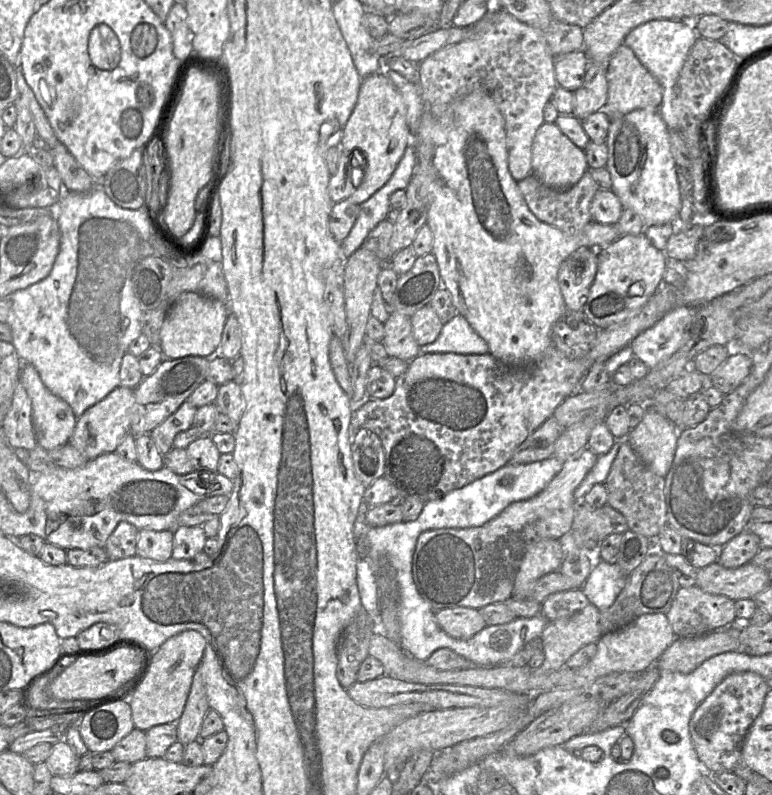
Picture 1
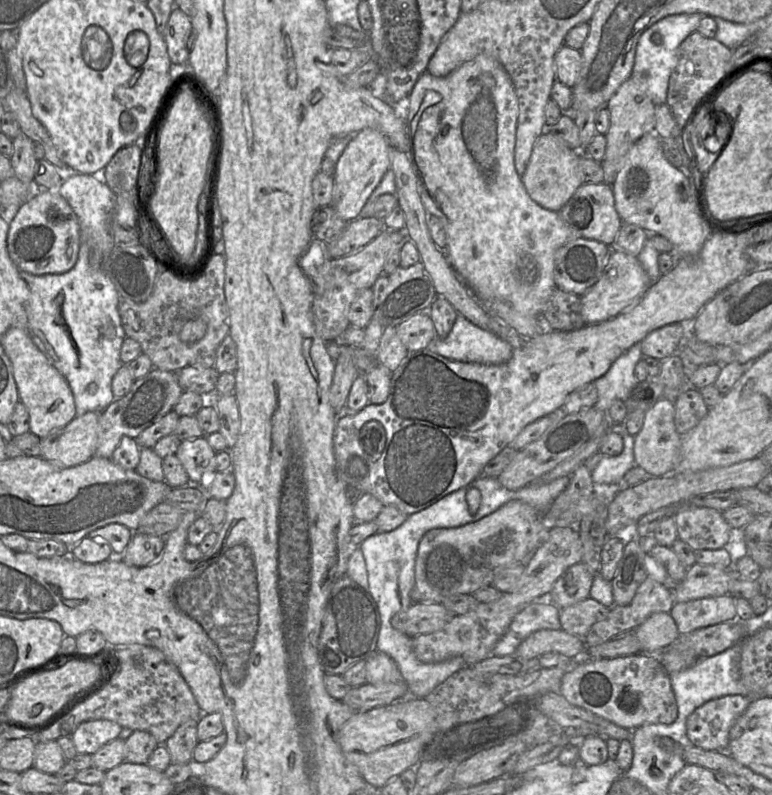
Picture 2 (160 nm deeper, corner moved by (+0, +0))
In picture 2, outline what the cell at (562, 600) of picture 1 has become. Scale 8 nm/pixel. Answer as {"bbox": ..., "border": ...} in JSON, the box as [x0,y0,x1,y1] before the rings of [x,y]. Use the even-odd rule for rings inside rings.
{"bbox":[560,597,610,639],"border":[[[588,597],[560,609],[561,629],[584,639],[590,628],[606,618],[610,608]]]}

